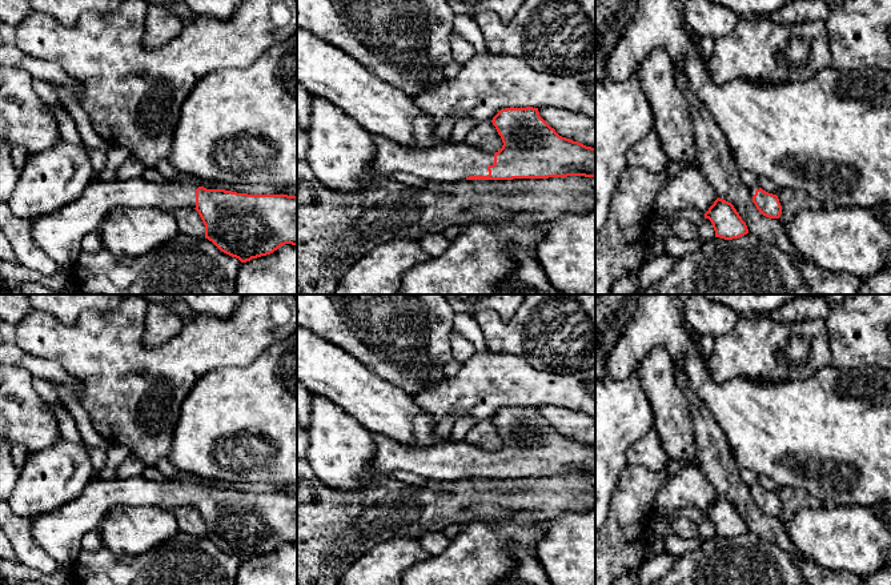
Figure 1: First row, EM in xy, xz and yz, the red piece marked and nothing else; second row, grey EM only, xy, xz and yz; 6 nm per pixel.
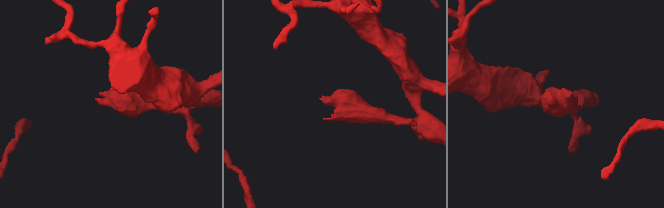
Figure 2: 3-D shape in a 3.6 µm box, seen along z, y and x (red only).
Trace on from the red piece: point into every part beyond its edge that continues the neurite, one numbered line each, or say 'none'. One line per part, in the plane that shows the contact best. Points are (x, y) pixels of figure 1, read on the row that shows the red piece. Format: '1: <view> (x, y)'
1: xz (448, 161)

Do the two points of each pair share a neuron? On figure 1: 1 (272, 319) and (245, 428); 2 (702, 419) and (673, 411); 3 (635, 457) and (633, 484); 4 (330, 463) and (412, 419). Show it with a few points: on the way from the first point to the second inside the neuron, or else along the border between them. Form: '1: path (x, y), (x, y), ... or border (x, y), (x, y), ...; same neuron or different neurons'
1: border (283, 339), (269, 345), (251, 363), (237, 368); different neurons
2: border (678, 388), (689, 407), (693, 439), (697, 447); different neurons
3: border (627, 463), (654, 471), (663, 468); different neurons
4: border (348, 413), (372, 433); different neurons

